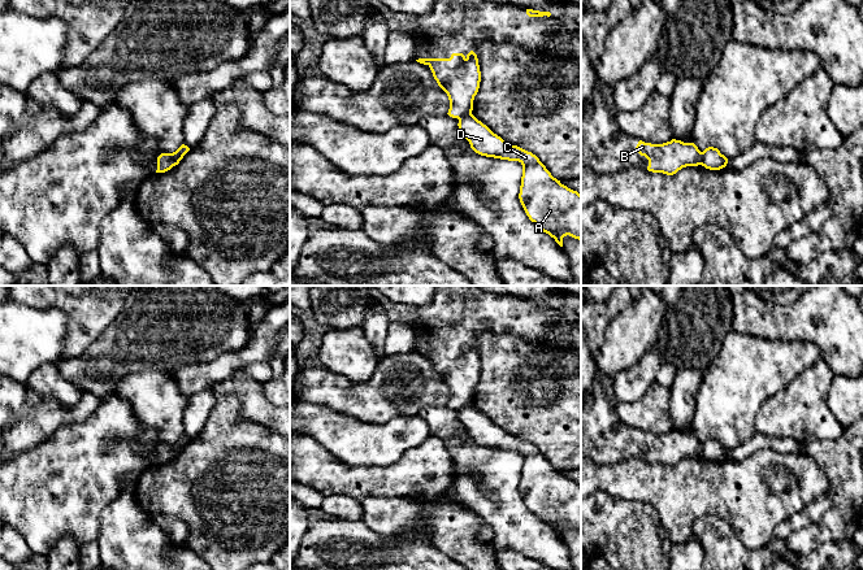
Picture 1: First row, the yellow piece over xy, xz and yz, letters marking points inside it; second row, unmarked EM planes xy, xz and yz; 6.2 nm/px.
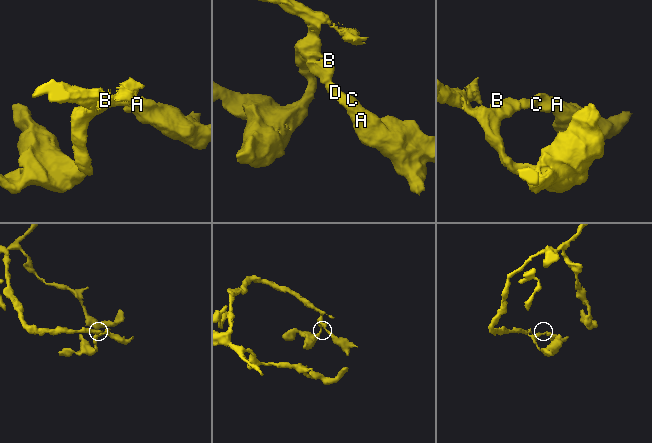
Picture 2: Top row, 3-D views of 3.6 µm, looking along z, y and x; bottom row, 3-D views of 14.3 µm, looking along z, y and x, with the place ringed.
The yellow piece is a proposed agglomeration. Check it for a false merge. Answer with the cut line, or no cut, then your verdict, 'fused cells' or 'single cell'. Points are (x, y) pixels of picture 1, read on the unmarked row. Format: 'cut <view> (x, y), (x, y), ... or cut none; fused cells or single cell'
cut xy (172, 444), (173, 456); fused cells

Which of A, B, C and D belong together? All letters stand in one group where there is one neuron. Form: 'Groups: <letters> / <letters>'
Groups: A C D / B

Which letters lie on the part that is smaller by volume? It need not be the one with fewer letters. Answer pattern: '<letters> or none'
A, C, D

